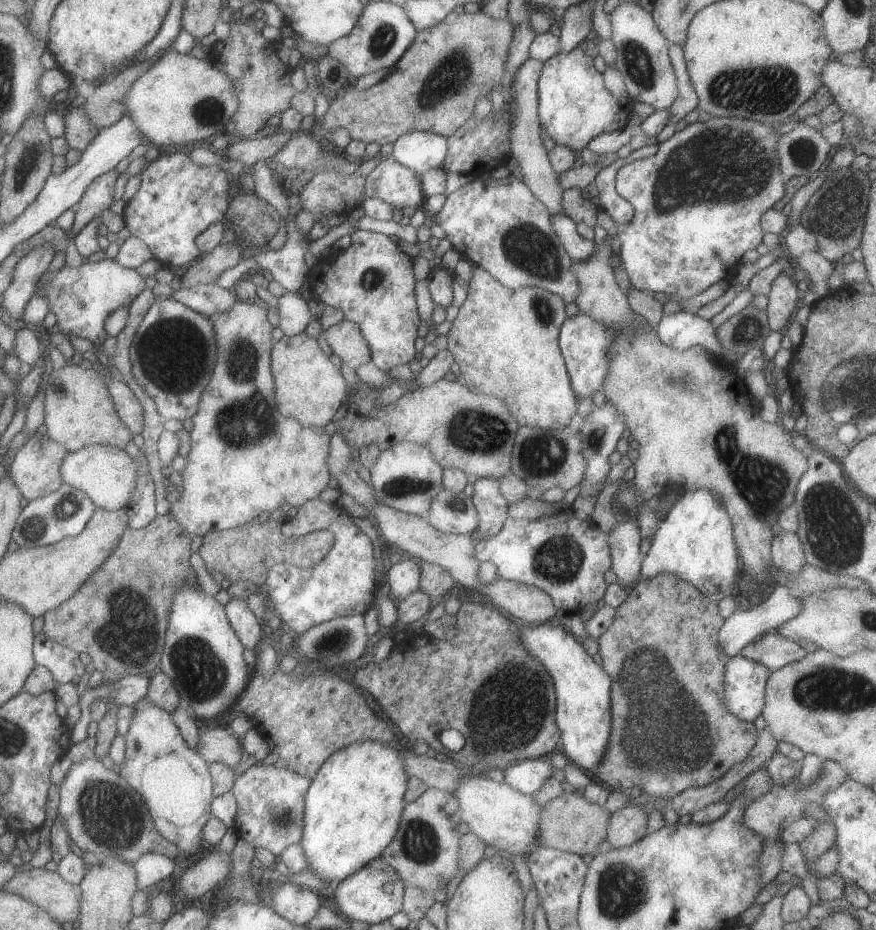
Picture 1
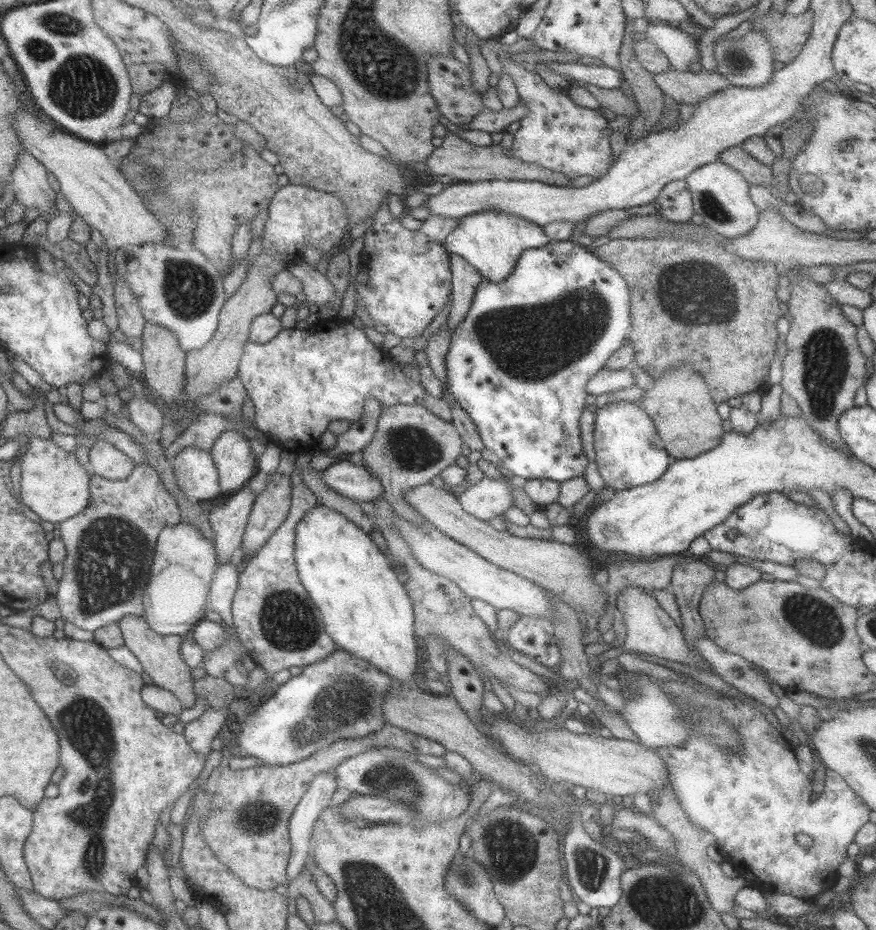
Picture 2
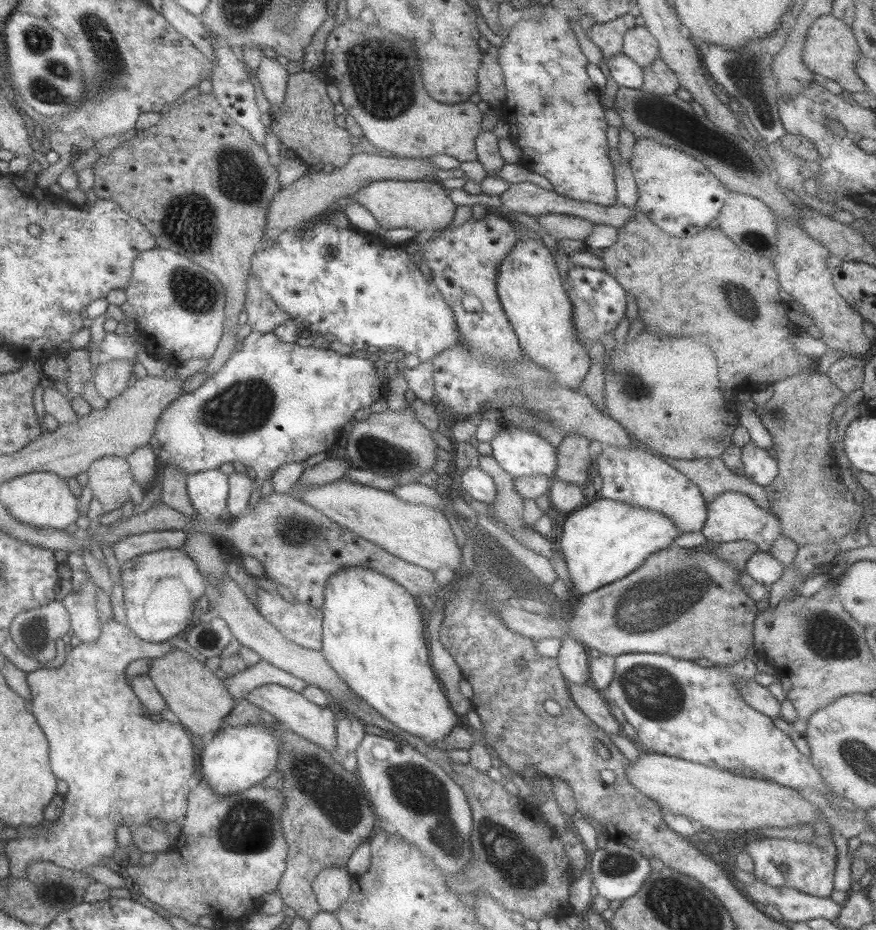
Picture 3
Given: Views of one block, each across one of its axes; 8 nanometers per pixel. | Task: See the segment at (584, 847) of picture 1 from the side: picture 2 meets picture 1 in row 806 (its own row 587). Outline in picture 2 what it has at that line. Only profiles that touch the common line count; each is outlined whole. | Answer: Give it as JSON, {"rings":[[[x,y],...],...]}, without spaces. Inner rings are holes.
{"rings":[[[425,483],[407,489],[402,496],[405,502],[415,509],[426,522],[431,523],[439,532],[452,538],[469,550],[476,552],[483,560],[514,572],[533,584],[548,590],[561,602],[568,604],[575,612],[583,613],[587,618],[599,618],[605,612],[606,594],[593,578],[595,569],[586,550],[576,544],[563,544],[556,540],[542,538],[521,538],[513,536],[507,531],[494,529],[486,521],[479,520],[467,514],[447,487],[435,488]]]}

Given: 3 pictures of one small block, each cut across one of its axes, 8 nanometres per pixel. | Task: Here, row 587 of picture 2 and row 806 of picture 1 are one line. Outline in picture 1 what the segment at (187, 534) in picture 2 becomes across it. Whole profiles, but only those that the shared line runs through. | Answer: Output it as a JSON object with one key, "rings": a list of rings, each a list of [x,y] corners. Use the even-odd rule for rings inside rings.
{"rings":[[[147,696],[133,702],[133,716],[131,716],[124,739],[124,761],[119,774],[143,800],[157,832],[165,840],[171,842],[179,852],[183,852],[186,857],[203,853],[206,848],[201,842],[201,828],[211,817],[210,804],[213,797],[212,778],[206,761],[198,752],[189,748],[179,734],[177,726],[171,722],[170,714],[159,706],[153,706],[147,700]]]}

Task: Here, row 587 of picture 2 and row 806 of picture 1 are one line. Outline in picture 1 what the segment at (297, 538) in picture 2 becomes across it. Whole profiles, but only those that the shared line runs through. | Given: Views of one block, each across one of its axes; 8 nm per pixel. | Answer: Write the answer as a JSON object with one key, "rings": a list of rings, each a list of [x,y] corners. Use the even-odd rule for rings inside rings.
{"rings":[[[379,740],[353,742],[328,756],[311,779],[311,786],[304,796],[303,838],[298,843],[301,844],[303,856],[307,860],[307,868],[321,880],[333,884],[341,882],[371,860],[380,857],[383,848],[395,836],[406,803],[403,797],[408,777],[403,770],[399,747]]]}

